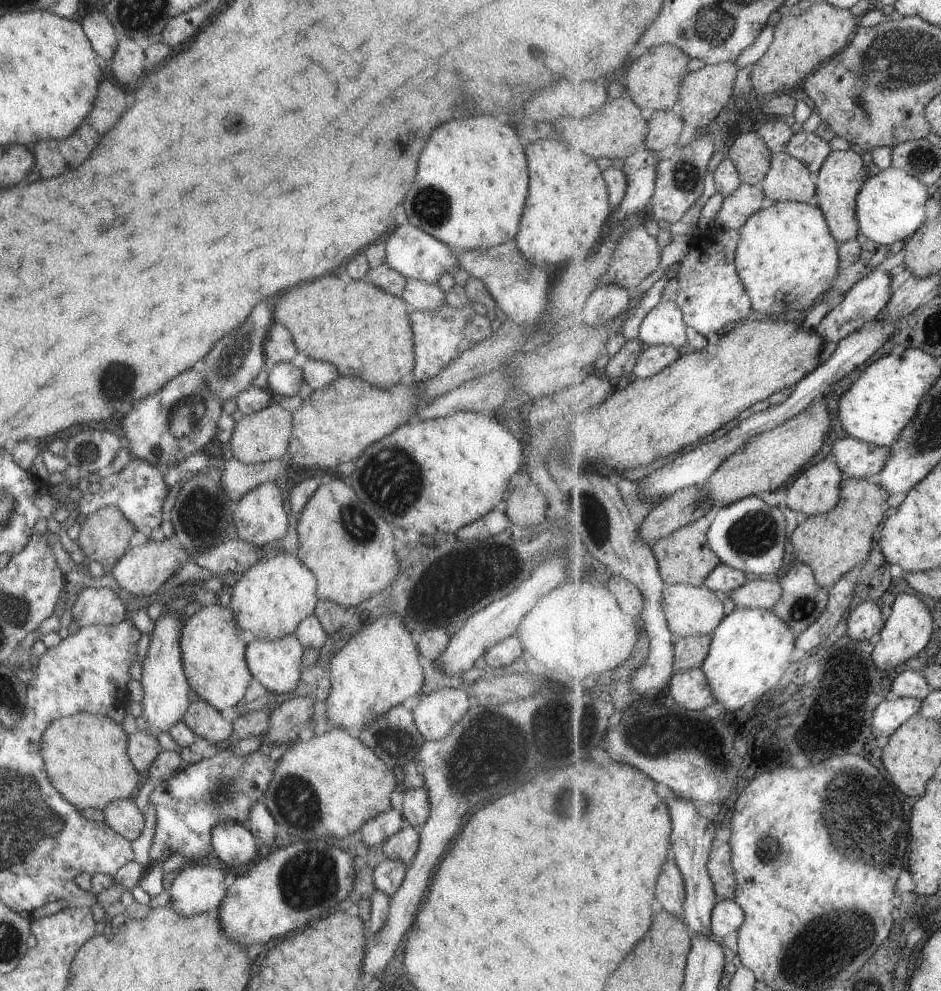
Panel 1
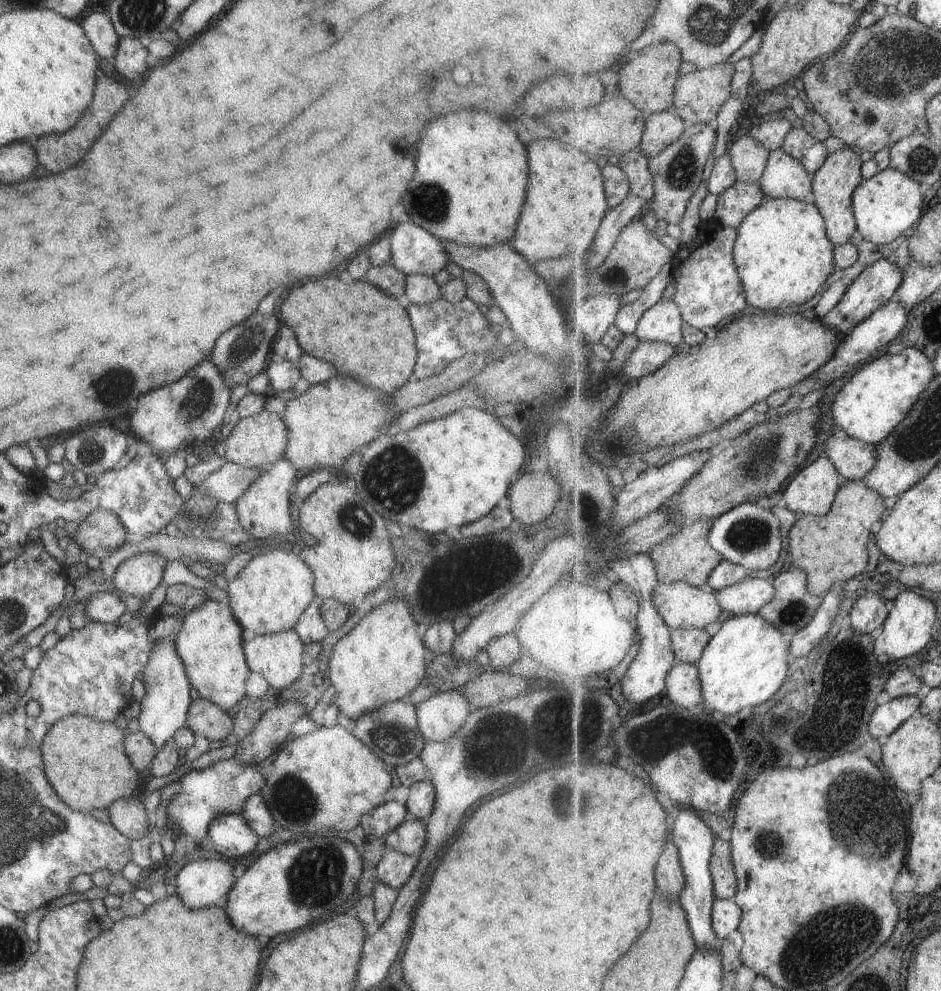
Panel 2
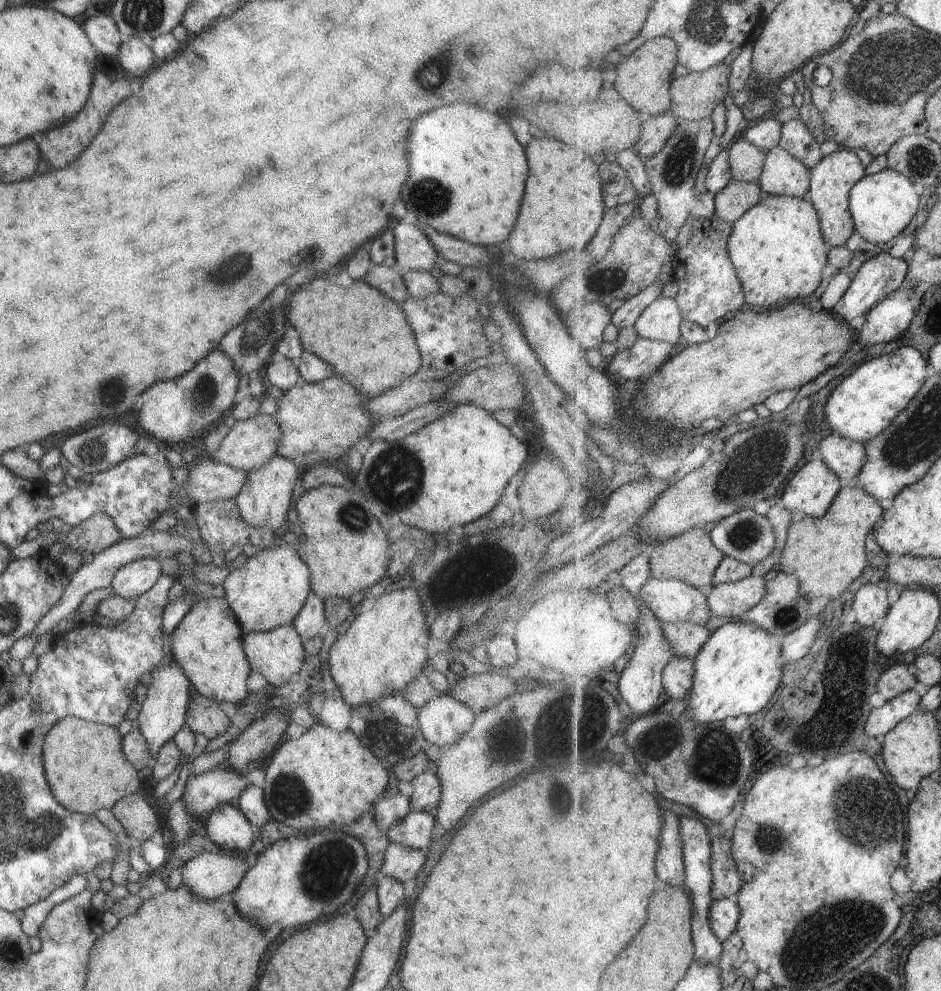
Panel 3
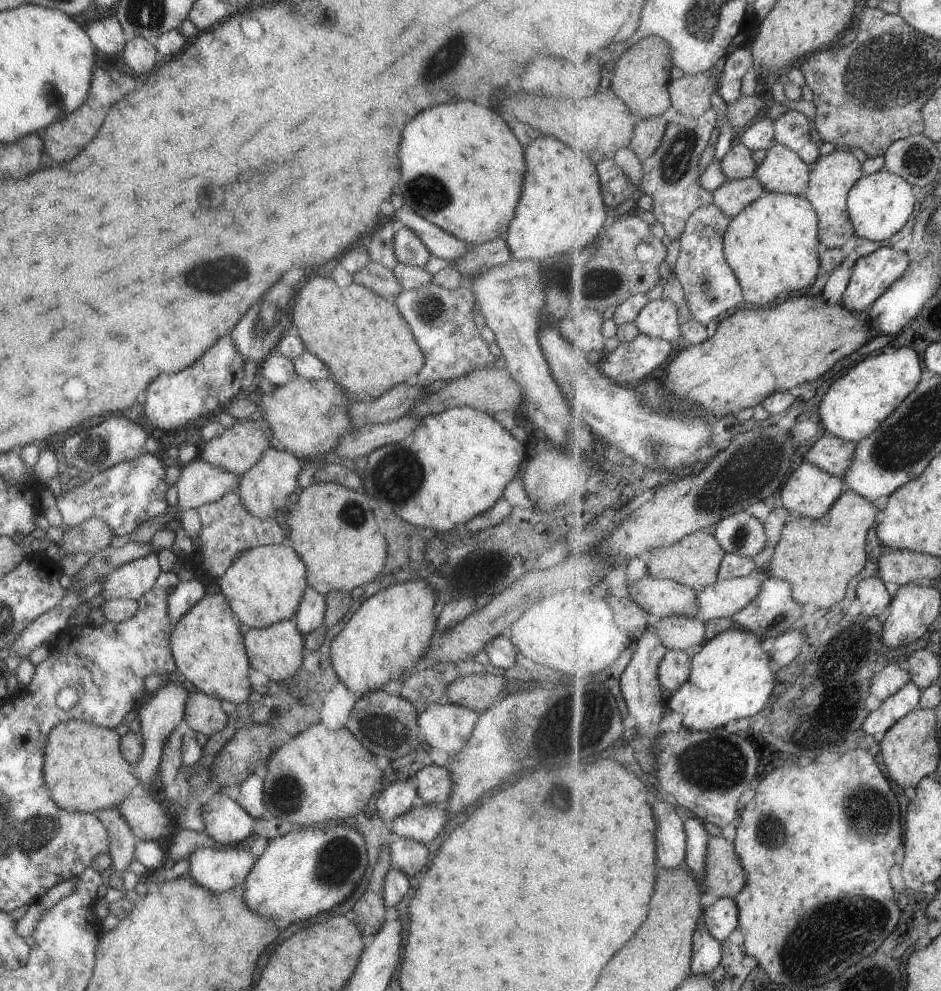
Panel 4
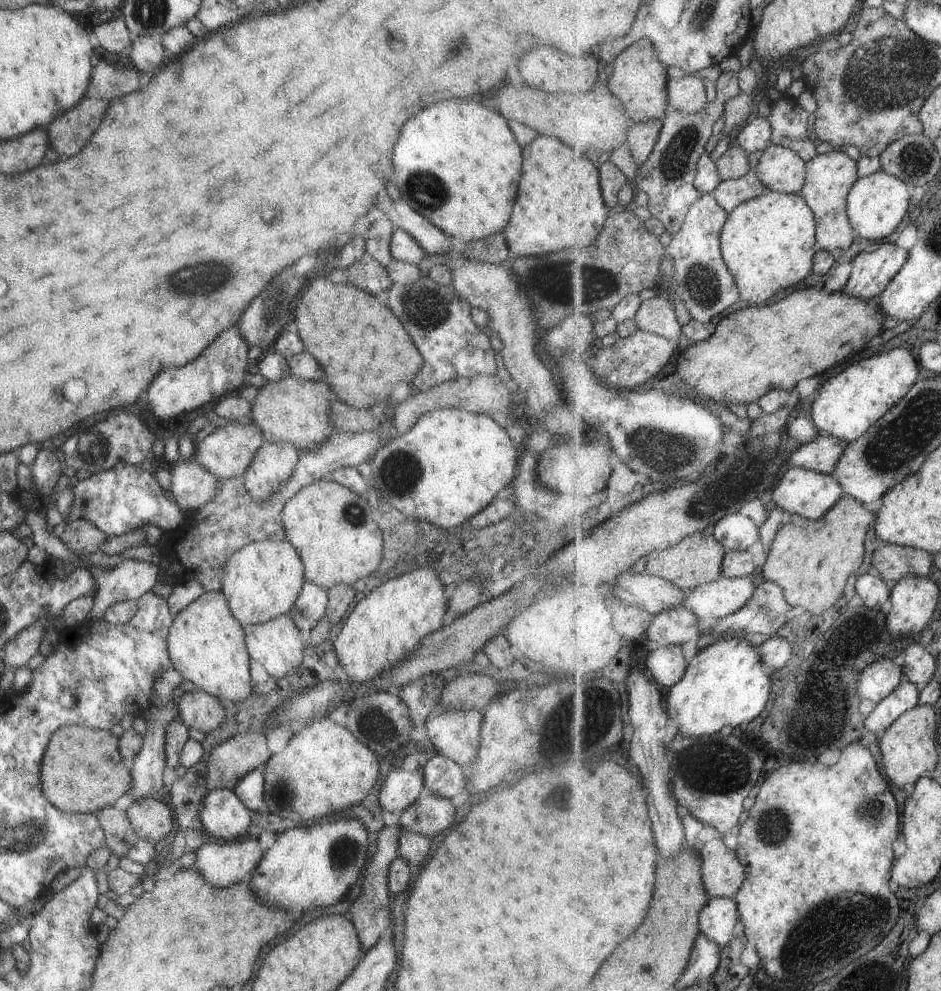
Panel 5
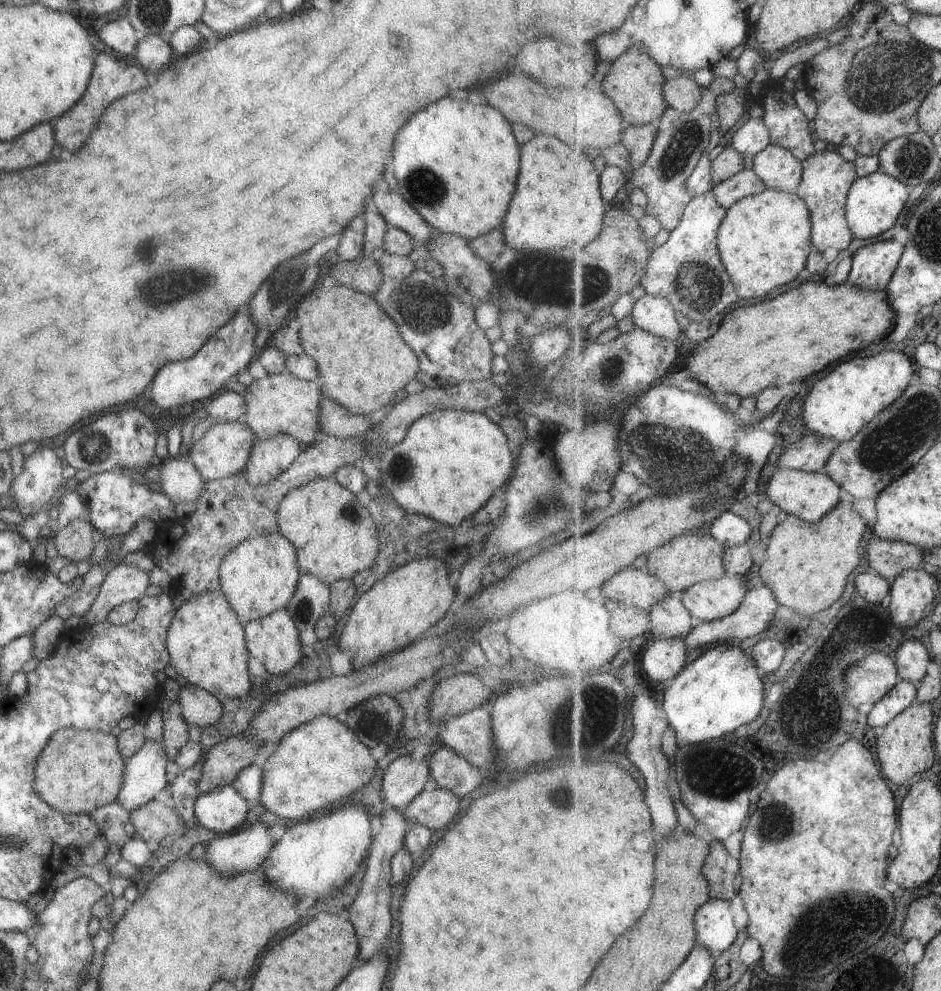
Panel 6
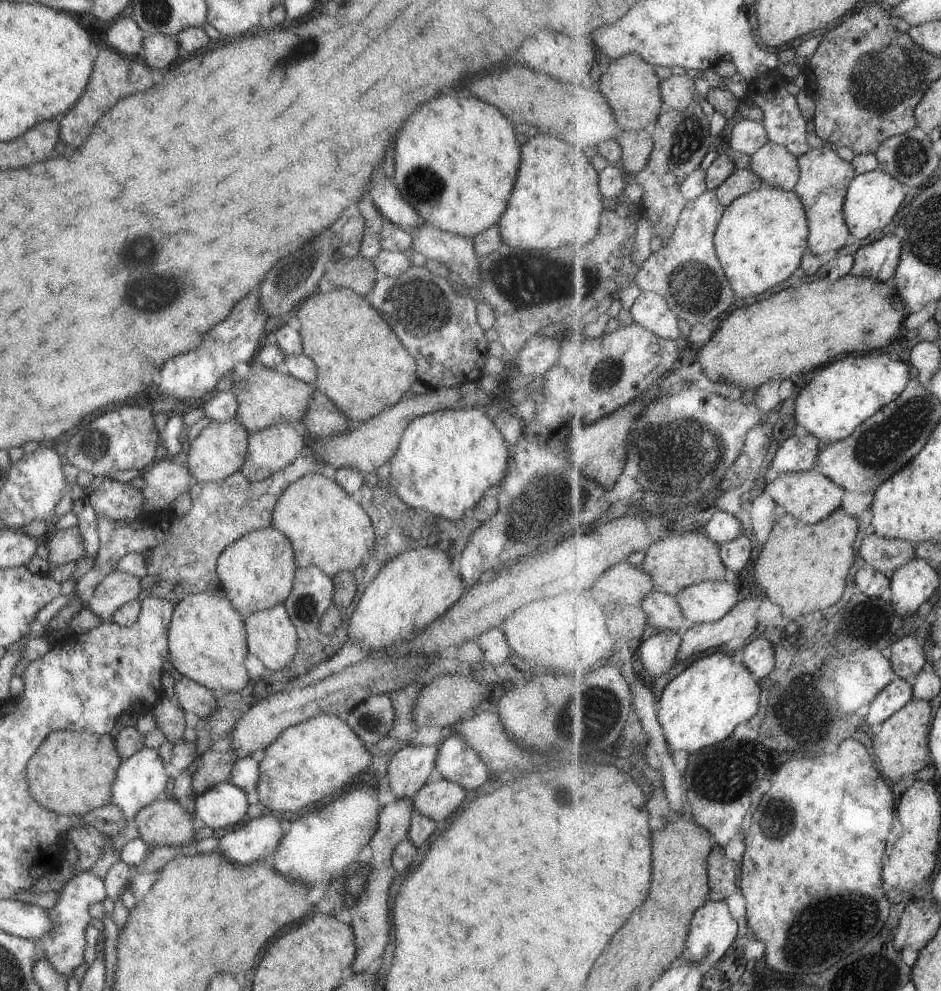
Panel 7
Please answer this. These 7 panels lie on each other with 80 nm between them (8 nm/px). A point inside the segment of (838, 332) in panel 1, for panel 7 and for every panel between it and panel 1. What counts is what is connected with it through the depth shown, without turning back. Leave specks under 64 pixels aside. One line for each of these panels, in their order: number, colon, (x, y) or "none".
2: (877, 284)
3: (881, 276)
4: (873, 275)
5: (872, 271)
6: (873, 267)
7: (879, 260)

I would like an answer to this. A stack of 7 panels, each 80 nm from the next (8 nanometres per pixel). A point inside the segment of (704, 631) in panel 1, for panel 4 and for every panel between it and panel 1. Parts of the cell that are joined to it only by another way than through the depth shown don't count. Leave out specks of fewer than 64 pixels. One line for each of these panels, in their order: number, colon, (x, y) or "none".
2: (683, 606)
3: (672, 600)
4: (661, 598)

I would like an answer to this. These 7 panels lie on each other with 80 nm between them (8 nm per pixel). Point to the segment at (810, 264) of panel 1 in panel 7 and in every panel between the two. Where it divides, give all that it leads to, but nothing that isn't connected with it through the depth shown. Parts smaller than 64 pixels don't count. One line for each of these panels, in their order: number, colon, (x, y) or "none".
2: (784, 255)
3: (781, 255)
4: (774, 246)
5: (769, 243)
6: (765, 241)
7: (761, 240)

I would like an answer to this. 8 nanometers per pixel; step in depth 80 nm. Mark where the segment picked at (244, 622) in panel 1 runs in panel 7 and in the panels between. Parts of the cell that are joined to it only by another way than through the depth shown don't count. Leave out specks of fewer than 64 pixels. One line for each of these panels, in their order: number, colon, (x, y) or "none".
2: (269, 593)
3: (268, 590)
4: (263, 585)
5: (260, 580)
6: (258, 576)
7: (255, 572)

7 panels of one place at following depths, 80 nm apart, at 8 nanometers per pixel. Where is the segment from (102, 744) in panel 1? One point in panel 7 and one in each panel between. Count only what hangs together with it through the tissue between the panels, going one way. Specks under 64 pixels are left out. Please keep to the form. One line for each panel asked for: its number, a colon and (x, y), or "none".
2: (89, 763)
3: (88, 766)
4: (85, 769)
5: (81, 771)
6: (78, 771)
7: (71, 773)

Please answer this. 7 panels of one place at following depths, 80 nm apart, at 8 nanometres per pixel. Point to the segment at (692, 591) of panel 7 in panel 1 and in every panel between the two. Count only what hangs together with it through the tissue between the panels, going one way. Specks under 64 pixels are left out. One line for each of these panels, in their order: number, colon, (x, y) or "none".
1: (764, 594)
2: (750, 595)
3: (736, 599)
4: (725, 598)
5: (711, 601)
6: (711, 600)

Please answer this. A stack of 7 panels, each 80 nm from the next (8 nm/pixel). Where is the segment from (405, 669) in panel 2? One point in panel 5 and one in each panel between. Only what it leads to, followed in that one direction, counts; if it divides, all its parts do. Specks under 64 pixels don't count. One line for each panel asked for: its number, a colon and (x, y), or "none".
3: (384, 649)
4: (389, 633)
5: (386, 625)

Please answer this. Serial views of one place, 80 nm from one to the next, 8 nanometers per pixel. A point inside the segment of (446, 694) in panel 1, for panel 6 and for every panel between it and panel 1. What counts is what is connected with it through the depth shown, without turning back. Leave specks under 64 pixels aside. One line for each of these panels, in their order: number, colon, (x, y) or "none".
2: (439, 716)
3: (442, 720)
4: (445, 726)
5: (453, 733)
6: (468, 735)

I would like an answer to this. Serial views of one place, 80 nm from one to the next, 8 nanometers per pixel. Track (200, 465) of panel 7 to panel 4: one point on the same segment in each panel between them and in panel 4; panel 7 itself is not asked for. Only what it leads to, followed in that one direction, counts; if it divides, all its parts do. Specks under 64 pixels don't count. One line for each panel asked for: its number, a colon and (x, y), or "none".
4: (237, 448)
5: (226, 452)
6: (223, 450)

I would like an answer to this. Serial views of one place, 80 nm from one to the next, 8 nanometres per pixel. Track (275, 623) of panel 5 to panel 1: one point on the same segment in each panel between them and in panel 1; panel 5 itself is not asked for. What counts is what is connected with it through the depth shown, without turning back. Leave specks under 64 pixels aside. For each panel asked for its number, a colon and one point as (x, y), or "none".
1: (275, 664)
2: (277, 657)
3: (277, 654)
4: (276, 651)

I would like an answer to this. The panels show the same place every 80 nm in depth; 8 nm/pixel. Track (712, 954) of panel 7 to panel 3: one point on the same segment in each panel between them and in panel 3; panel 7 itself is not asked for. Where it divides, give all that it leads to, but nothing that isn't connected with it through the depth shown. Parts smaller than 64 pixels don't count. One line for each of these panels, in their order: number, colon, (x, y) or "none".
3: (725, 914)
4: (722, 916)
5: (720, 915)
6: (715, 927)

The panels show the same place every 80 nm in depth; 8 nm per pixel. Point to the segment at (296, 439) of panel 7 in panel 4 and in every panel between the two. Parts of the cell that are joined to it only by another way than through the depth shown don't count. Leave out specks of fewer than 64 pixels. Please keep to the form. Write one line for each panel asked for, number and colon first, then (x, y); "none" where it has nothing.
4: (263, 489)
5: (272, 464)
6: (268, 457)

